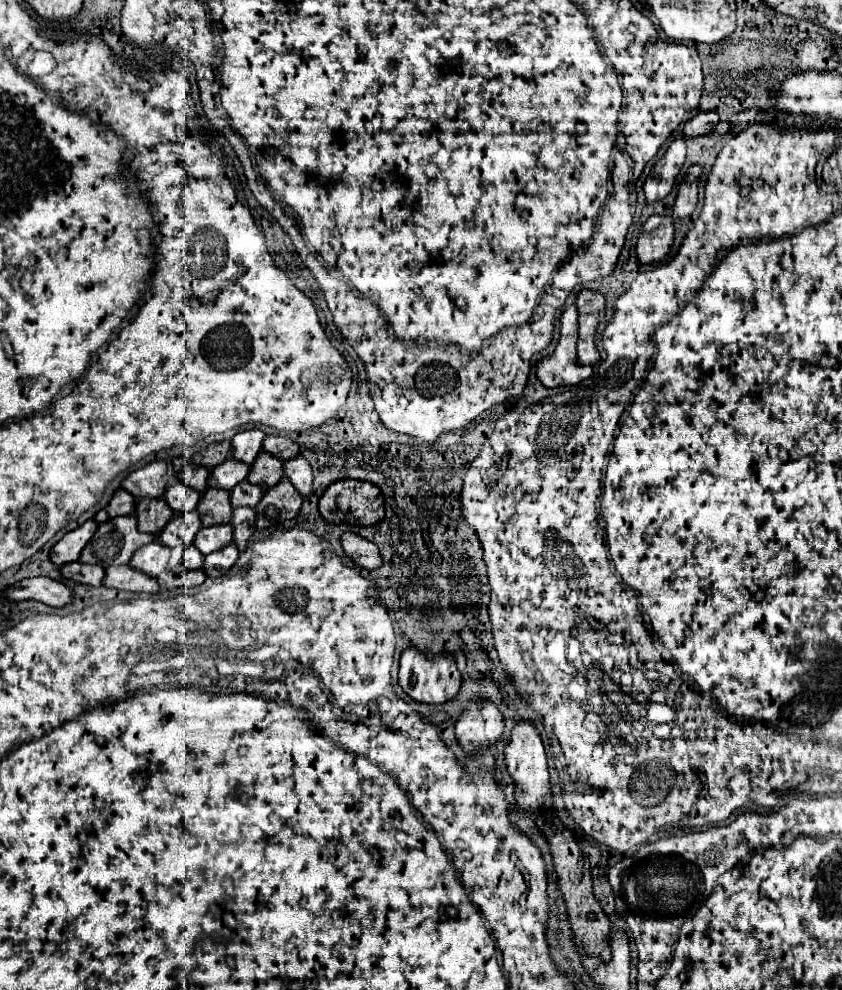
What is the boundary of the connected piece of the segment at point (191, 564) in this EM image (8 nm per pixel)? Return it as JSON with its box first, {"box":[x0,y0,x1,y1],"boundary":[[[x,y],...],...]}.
{"box":[182,544,204,570],"boundary":[[[190,544],[190,548],[186,548],[182,564],[188,570],[198,570],[198,568],[202,568],[202,562],[204,562],[204,556],[198,552],[198,548],[194,548],[194,544]]]}

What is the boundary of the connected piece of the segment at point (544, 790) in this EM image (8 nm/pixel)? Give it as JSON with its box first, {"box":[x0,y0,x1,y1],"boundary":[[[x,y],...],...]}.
{"box":[506,720,552,812],"boundary":[[[518,720],[518,724],[512,728],[510,742],[506,746],[506,762],[508,762],[508,772],[516,780],[514,796],[524,810],[538,812],[542,808],[552,810],[552,794],[548,786],[548,764],[546,764],[546,752],[544,744],[530,720]]]}

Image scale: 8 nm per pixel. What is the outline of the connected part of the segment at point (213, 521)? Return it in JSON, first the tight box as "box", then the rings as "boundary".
{"box":[198,488,232,526],"boundary":[[[208,488],[202,494],[202,500],[198,504],[198,514],[204,526],[218,526],[218,524],[228,524],[232,516],[232,506],[230,506],[230,492],[220,490],[220,488]]]}

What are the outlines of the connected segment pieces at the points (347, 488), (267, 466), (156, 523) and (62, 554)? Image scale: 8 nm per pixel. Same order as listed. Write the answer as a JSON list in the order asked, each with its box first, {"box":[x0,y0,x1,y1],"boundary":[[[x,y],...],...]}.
[{"box":[318,480,384,526],"boundary":[[[338,480],[330,484],[318,508],[322,518],[334,524],[374,526],[384,520],[384,496],[376,484],[364,480]]]},{"box":[248,452,284,488],"boundary":[[[260,452],[258,458],[254,460],[254,464],[250,466],[248,482],[264,486],[264,488],[272,488],[284,476],[282,466],[284,466],[284,462],[278,460],[276,456],[270,456],[268,452]]]},{"box":[136,498,174,534],"boundary":[[[144,498],[144,500],[138,500],[136,504],[138,528],[142,532],[150,532],[150,534],[162,532],[162,528],[170,522],[172,516],[174,516],[172,508],[162,498],[156,498],[156,500]]]},{"box":[50,520,98,566],"boundary":[[[88,520],[84,522],[80,528],[68,532],[50,552],[50,560],[56,564],[56,566],[62,566],[62,564],[68,564],[68,562],[76,562],[80,558],[80,552],[82,548],[86,546],[86,542],[94,536],[98,524],[94,520]]]}]

